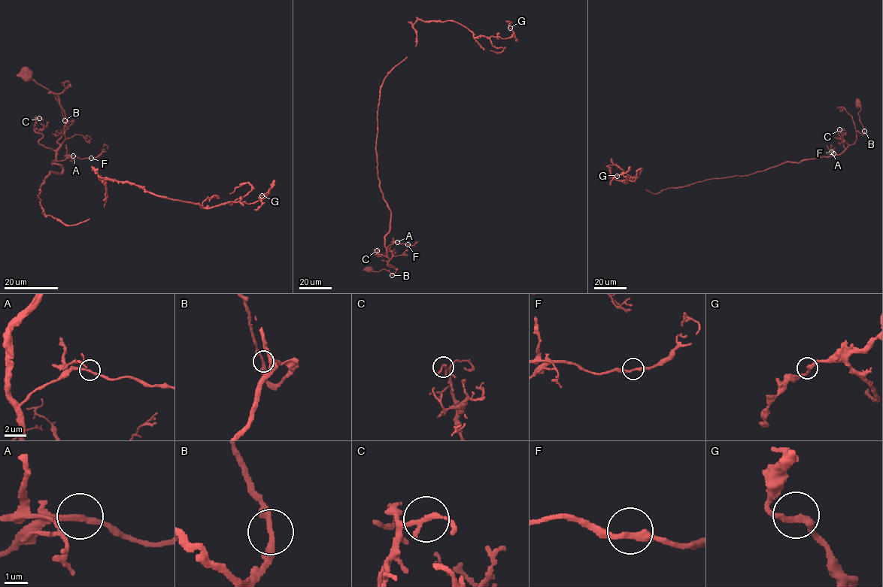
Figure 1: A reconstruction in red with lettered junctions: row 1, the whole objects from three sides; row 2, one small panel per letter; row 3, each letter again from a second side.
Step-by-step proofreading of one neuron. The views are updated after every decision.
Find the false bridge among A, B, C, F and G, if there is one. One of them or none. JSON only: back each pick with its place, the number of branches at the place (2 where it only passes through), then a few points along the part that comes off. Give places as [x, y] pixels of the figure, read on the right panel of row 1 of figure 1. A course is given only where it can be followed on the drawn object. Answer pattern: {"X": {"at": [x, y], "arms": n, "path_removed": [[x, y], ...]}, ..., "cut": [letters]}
{"cut": []}

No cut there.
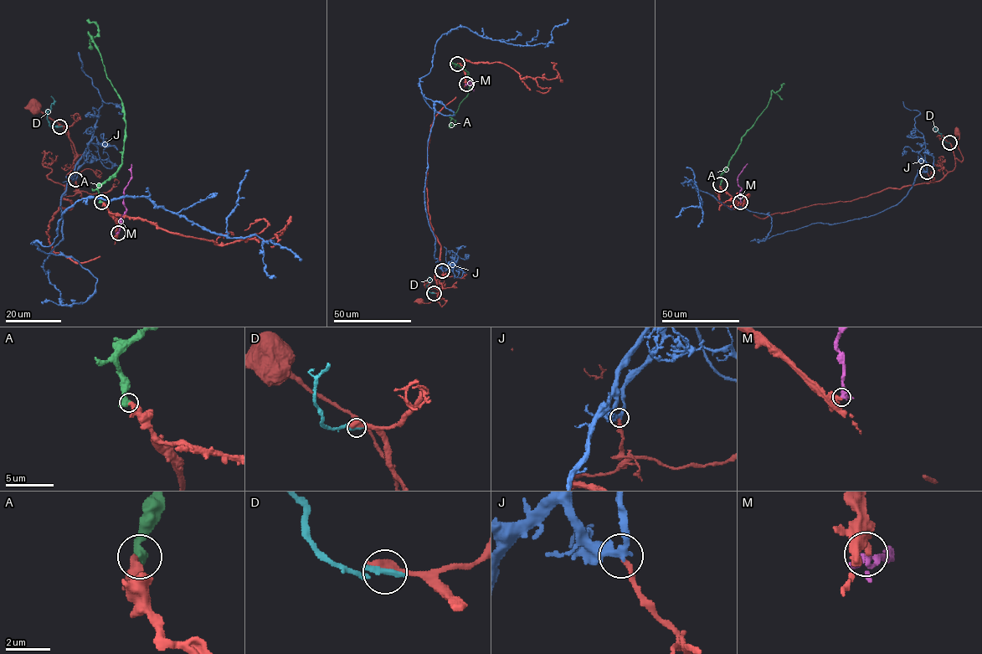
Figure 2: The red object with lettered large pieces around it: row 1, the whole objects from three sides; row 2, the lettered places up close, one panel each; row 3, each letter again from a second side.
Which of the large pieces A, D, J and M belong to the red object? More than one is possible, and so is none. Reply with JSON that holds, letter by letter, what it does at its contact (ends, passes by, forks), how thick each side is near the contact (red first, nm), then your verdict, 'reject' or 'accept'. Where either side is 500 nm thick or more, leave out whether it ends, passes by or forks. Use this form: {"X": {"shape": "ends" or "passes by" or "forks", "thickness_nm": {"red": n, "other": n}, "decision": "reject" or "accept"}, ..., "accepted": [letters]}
{"A": {"thickness_nm": {"red": 400, "other": 600}, "decision": "accept"}, "D": {"thickness_nm": {"red": 650, "other": 360}, "decision": "reject"}, "J": {"shape": "passes by", "thickness_nm": {"red": 220, "other": 320}, "decision": "reject"}, "M": {"shape": "passes by", "thickness_nm": {"red": 460, "other": 240}, "decision": "reject"}, "accepted": ["A"]}

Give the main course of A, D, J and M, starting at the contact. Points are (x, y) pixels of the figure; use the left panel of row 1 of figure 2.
A: (101, 202), (98, 187), (121, 162), (125, 120), (122, 101), (89, 33), (95, 36), (97, 26), (86, 20)
D: (59, 126), (50, 126), (48, 120), (48, 111), (53, 102), (51, 96)
J: (75, 179), (43, 264), (64, 306), (97, 279), (34, 242), (83, 198), (146, 196), (300, 260)
M: (118, 234), (120, 217), (126, 210), (124, 187), (131, 178), (131, 164)

